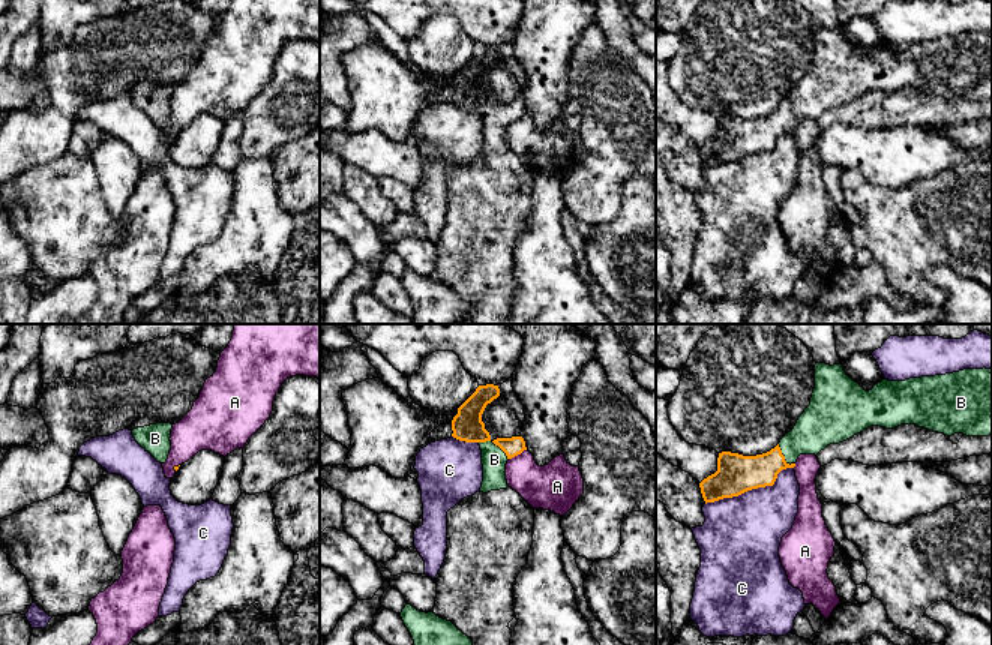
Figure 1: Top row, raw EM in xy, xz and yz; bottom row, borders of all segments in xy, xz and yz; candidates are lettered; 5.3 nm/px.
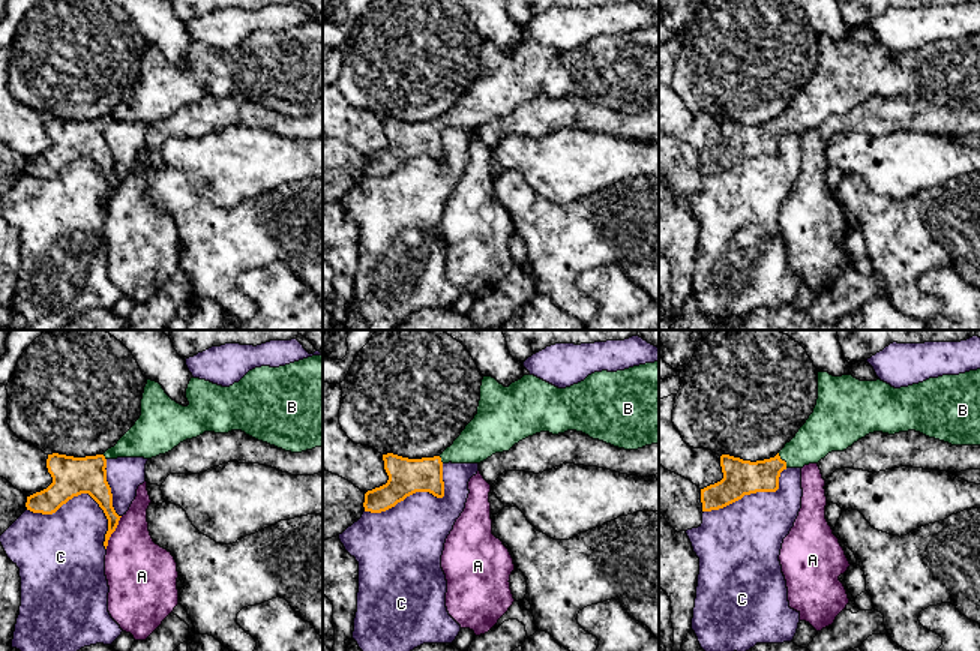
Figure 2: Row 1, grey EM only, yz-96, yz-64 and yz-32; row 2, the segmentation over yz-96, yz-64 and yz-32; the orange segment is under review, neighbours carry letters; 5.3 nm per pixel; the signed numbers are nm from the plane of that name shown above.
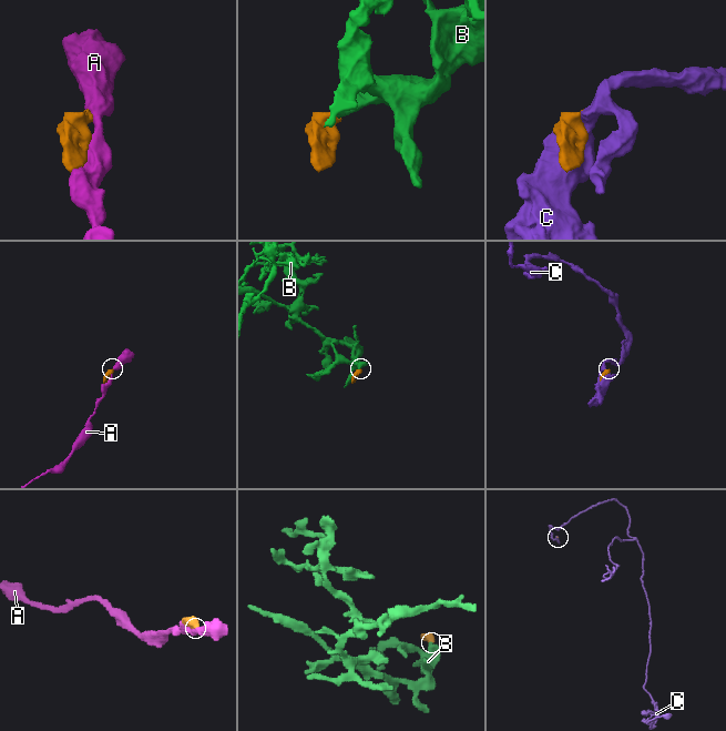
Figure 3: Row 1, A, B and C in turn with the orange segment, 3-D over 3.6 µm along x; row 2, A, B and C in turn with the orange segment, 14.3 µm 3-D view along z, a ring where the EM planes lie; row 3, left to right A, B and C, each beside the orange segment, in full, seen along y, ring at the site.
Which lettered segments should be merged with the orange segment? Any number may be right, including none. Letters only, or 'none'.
B

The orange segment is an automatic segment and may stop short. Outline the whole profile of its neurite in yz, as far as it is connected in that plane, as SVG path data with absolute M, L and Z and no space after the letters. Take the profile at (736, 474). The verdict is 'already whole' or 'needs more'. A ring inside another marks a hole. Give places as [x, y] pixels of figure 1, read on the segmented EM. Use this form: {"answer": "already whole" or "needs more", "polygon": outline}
{"answer": "needs more", "polygon": "M816 363L810 405L798 417L794 429L774 448L762 454L719 453L717 471L699 483L702 498L707 504L773 486L777 474L794 468L800 454L816 456L827 446L843 442L870 426L893 429L900 424L915 424L945 436L992 435L992 369L963 369L905 381L884 378L867 392L845 374L842 364Z"}

